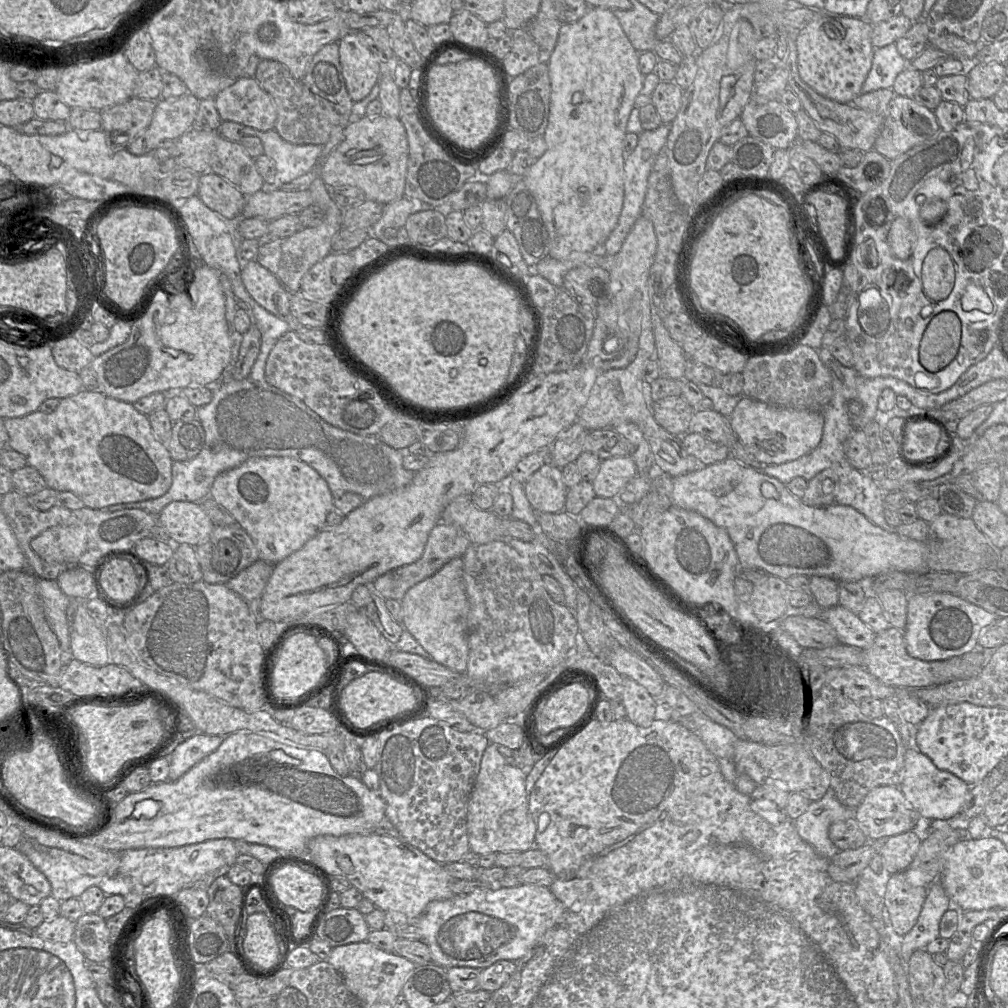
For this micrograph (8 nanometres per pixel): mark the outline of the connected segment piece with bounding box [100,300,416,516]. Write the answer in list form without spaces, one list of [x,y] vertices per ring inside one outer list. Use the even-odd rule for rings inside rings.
[[[255,300],[248,301],[248,304],[252,309],[253,324],[261,333],[260,351],[245,379],[234,379],[235,362],[229,363],[221,377],[212,382],[212,400],[197,407],[196,418],[205,431],[202,450],[189,461],[173,462],[172,485],[164,495],[140,502],[115,504],[100,510],[142,509],[158,516],[173,501],[201,502],[209,497],[212,484],[219,474],[240,466],[252,457],[296,458],[314,468],[332,492],[354,492],[364,500],[404,488],[413,480],[416,472],[403,466],[404,451],[392,448],[379,436],[362,436],[329,424],[300,399],[267,382],[266,360],[277,340],[290,327],[284,318],[267,311]]]

